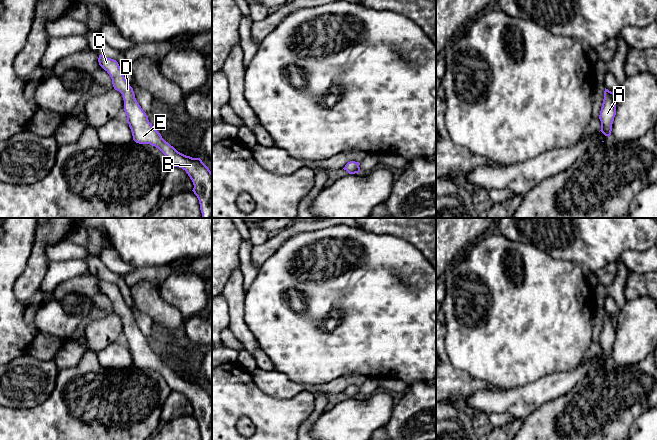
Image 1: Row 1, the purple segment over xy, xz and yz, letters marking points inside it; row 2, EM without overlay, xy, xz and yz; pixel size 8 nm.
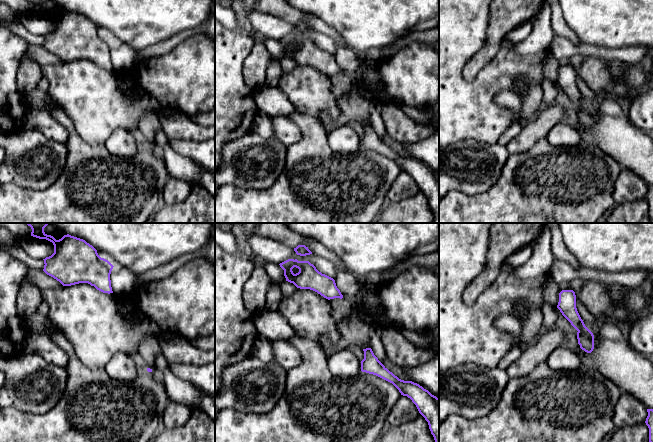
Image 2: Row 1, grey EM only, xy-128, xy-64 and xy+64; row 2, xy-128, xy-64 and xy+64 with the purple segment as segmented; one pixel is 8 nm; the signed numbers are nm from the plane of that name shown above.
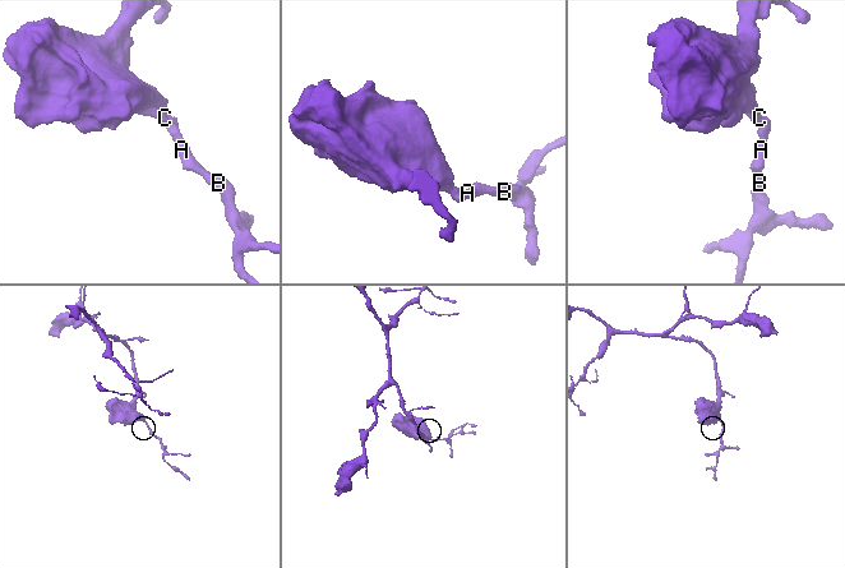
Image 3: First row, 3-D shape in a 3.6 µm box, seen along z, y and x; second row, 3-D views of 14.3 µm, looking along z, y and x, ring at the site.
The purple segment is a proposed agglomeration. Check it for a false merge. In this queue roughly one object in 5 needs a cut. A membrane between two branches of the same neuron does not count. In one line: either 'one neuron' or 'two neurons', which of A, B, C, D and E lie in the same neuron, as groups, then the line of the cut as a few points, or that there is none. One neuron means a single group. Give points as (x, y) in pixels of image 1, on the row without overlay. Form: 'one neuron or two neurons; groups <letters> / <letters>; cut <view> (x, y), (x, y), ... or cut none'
one neuron; groups A B C D E; cut none

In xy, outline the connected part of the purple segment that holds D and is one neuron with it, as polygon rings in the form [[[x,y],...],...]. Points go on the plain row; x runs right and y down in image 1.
[[[100,278],[98,286],[110,299],[114,313],[123,320],[124,335],[133,364],[139,368],[155,370],[165,379],[172,390],[185,394],[193,406],[192,415],[199,424],[202,440],[212,440],[212,396],[200,382],[192,382],[178,376],[162,362],[137,326],[133,312],[126,305],[116,284]]]

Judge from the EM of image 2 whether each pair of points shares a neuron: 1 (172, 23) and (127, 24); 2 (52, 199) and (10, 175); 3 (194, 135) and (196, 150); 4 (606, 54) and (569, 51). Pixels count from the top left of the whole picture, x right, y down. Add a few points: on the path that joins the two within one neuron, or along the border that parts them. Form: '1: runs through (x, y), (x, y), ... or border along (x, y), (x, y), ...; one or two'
1: runs through (161, 23), (138, 23); one
2: border along (56, 179), (43, 189), (28, 189), (12, 183); two
3: border along (172, 139), (204, 140); two
4: runs through (597, 52), (578, 50); one

